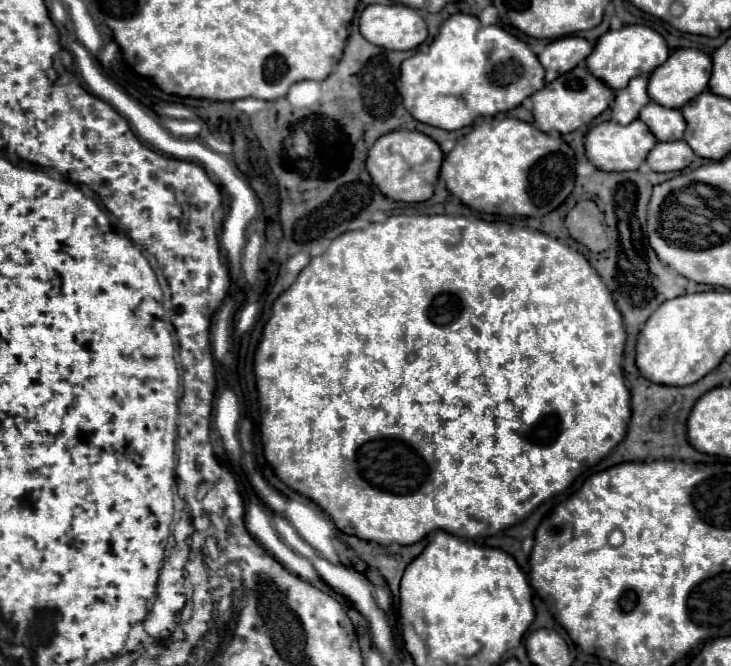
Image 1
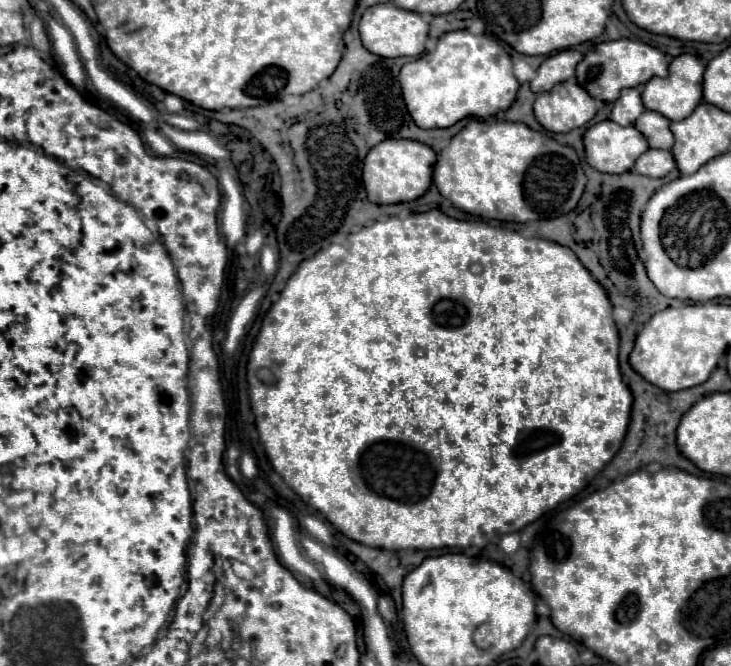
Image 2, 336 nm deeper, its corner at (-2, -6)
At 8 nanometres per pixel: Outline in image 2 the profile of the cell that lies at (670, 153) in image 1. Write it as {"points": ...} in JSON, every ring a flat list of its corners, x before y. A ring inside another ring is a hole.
{"points":[[649,149,637,161,633,171,647,175,647,177,665,177,669,171,675,169,675,159,671,151,663,149]]}

